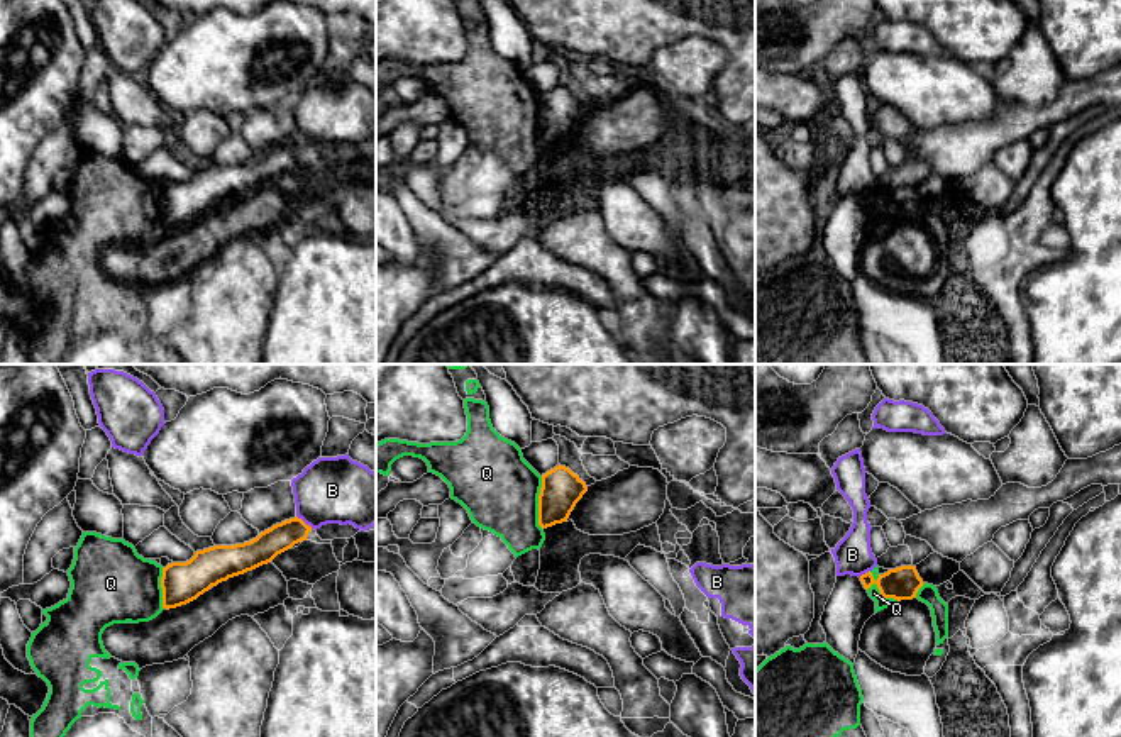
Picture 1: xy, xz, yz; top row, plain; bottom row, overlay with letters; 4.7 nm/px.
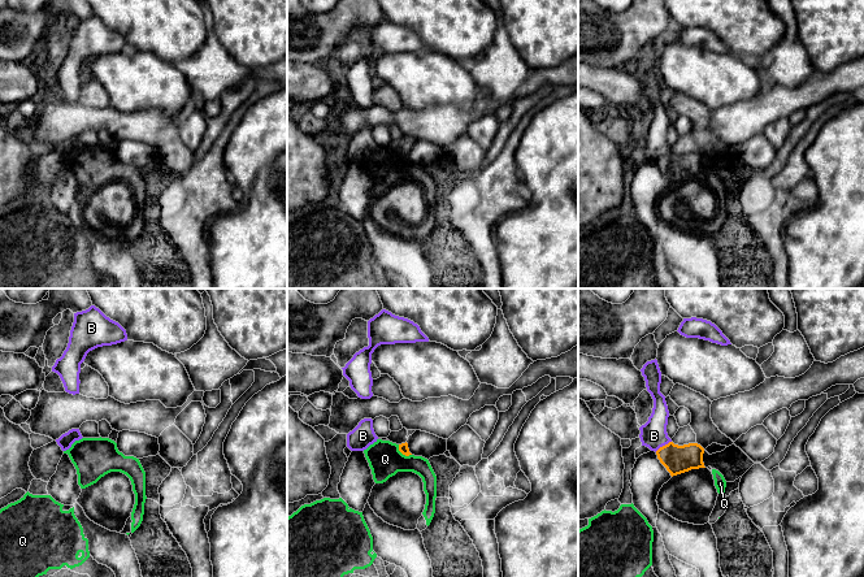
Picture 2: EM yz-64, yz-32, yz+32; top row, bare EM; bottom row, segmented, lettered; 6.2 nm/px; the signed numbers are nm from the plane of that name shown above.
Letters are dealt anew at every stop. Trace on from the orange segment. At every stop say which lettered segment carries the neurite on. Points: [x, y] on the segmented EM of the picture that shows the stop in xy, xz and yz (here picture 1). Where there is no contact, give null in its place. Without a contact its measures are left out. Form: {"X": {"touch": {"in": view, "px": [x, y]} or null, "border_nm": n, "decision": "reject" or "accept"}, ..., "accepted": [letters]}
{"B": {"touch": {"in": "xy", "px": [303, 522]}, "border_nm": 100, "decision": "reject"}, "Q": {"touch": {"in": "yz", "px": [879, 590]}, "border_nm": 200, "decision": "reject"}, "accepted": []}

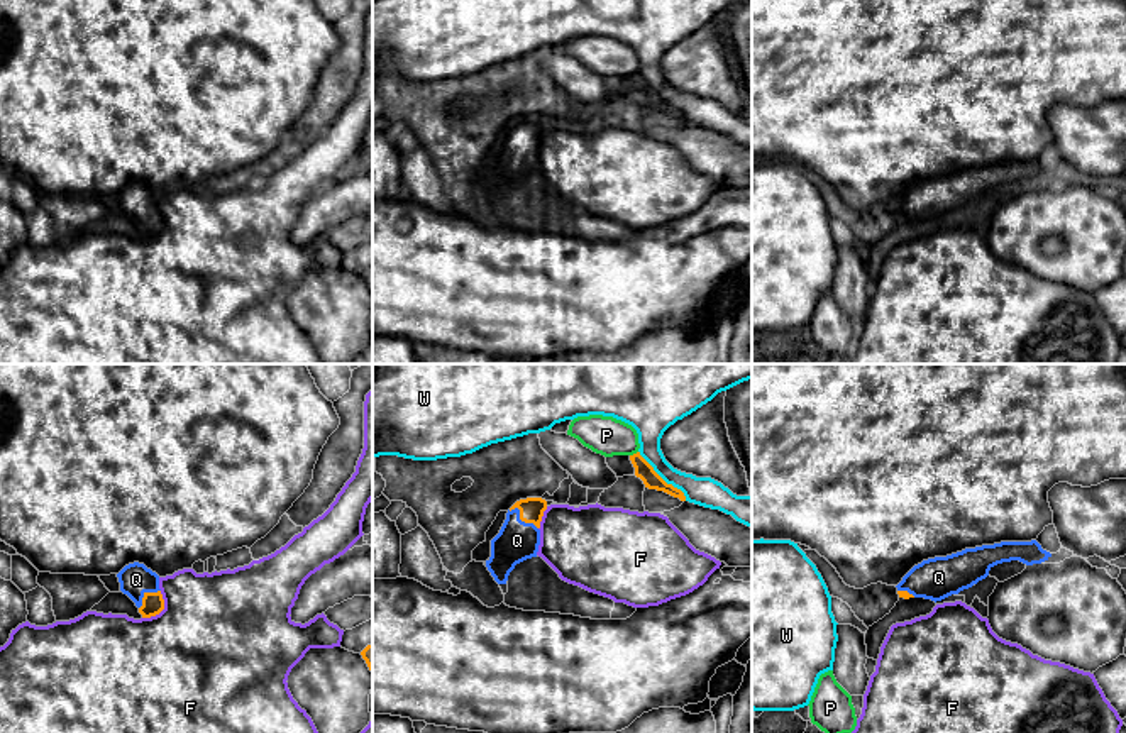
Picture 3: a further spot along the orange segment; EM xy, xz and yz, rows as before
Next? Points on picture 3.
{"F": {"touch": {"in": "xy", "px": [161, 610]}, "border_nm": 160, "decision": "reject"}, "P": {"touch": {"in": "xz", "px": [634, 454]}, "border_nm": 50, "decision": "reject"}, "Q": {"touch": {"in": "xz", "px": [520, 518]}, "border_nm": 170, "decision": "accept"}, "W": {"touch": {"in": "xz", "px": [661, 478]}, "border_nm": 340, "decision": "reject"}, "accepted": ["Q"]}

